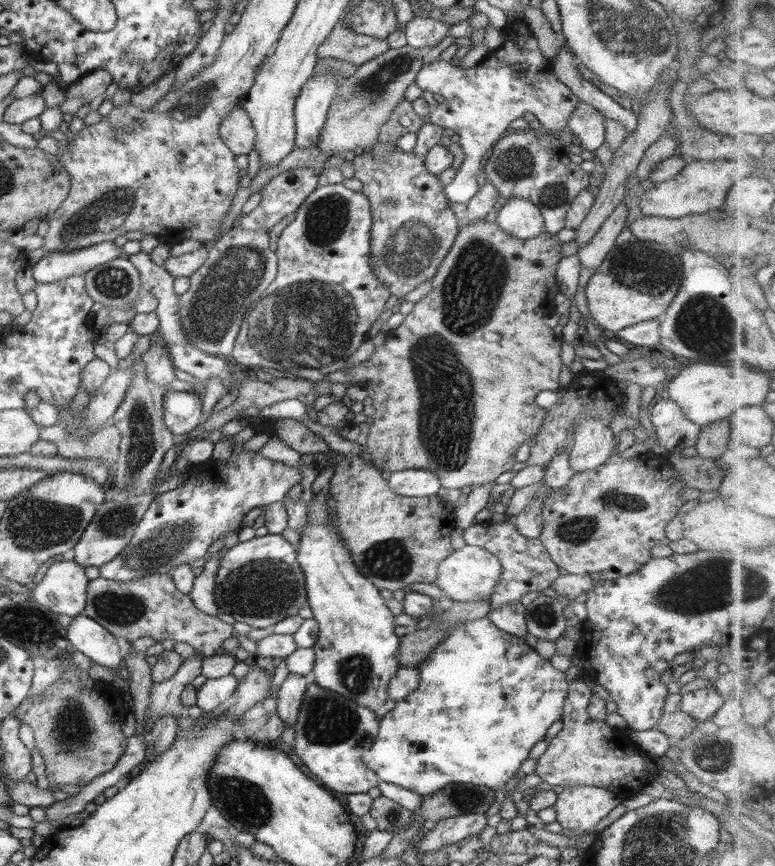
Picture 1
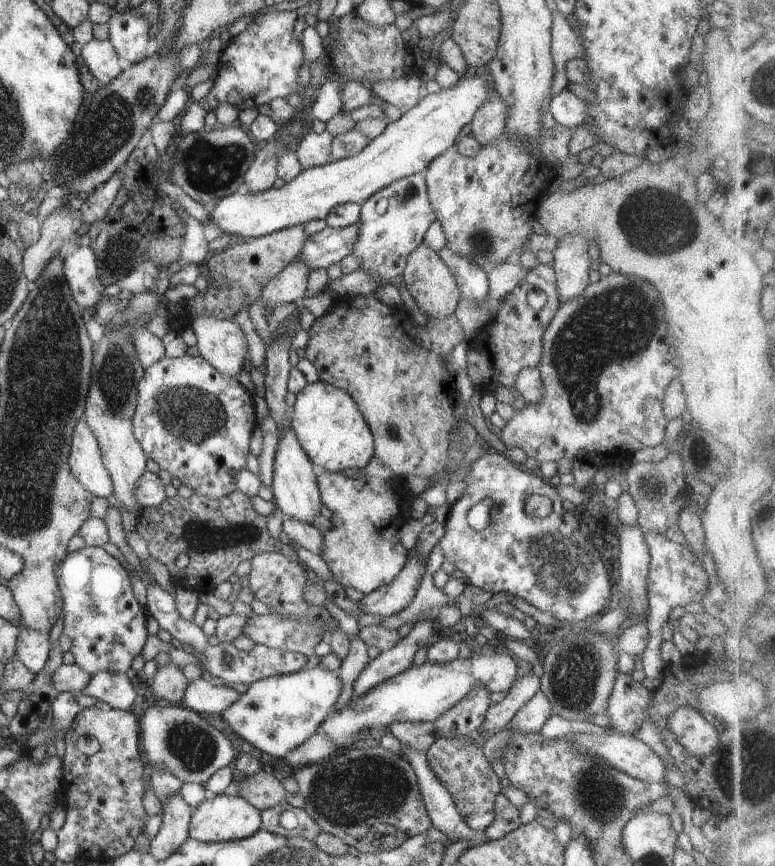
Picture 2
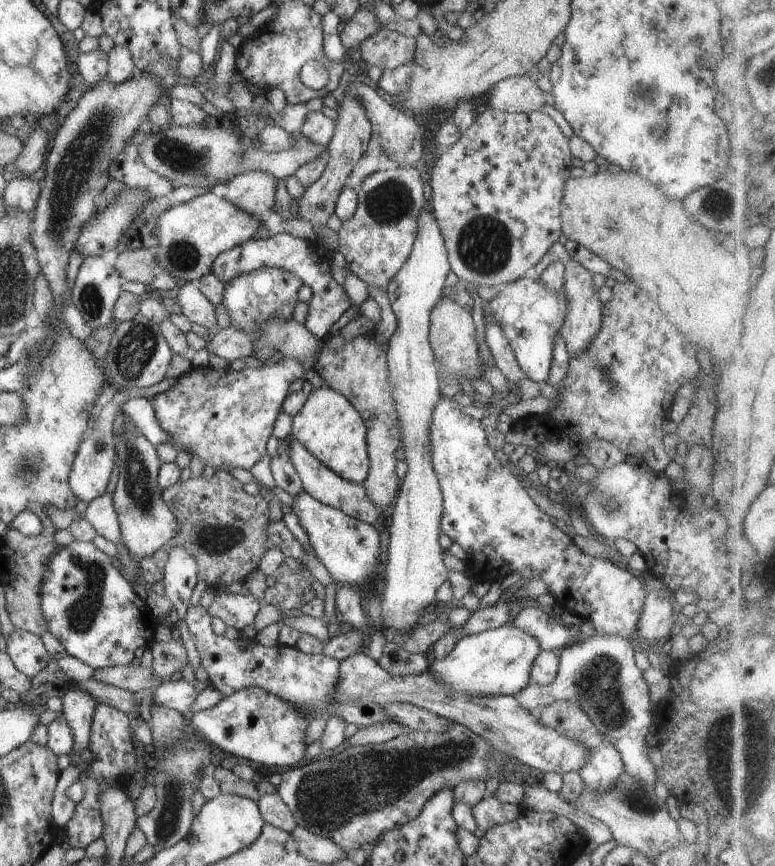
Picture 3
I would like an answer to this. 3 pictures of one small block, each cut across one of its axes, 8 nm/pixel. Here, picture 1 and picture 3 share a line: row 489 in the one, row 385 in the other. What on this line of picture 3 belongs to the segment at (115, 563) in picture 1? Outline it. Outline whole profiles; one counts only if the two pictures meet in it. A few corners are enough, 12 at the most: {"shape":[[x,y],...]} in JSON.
{"shape":[[192,366],[152,399],[177,451],[249,470],[304,366]]}

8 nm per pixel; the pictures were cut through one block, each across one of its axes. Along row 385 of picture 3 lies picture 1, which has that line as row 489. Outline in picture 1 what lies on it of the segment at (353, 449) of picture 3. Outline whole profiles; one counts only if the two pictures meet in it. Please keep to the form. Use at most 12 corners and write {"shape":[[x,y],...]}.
{"shape":[[314,494],[297,549],[319,626],[310,678],[391,704],[395,615]]}

